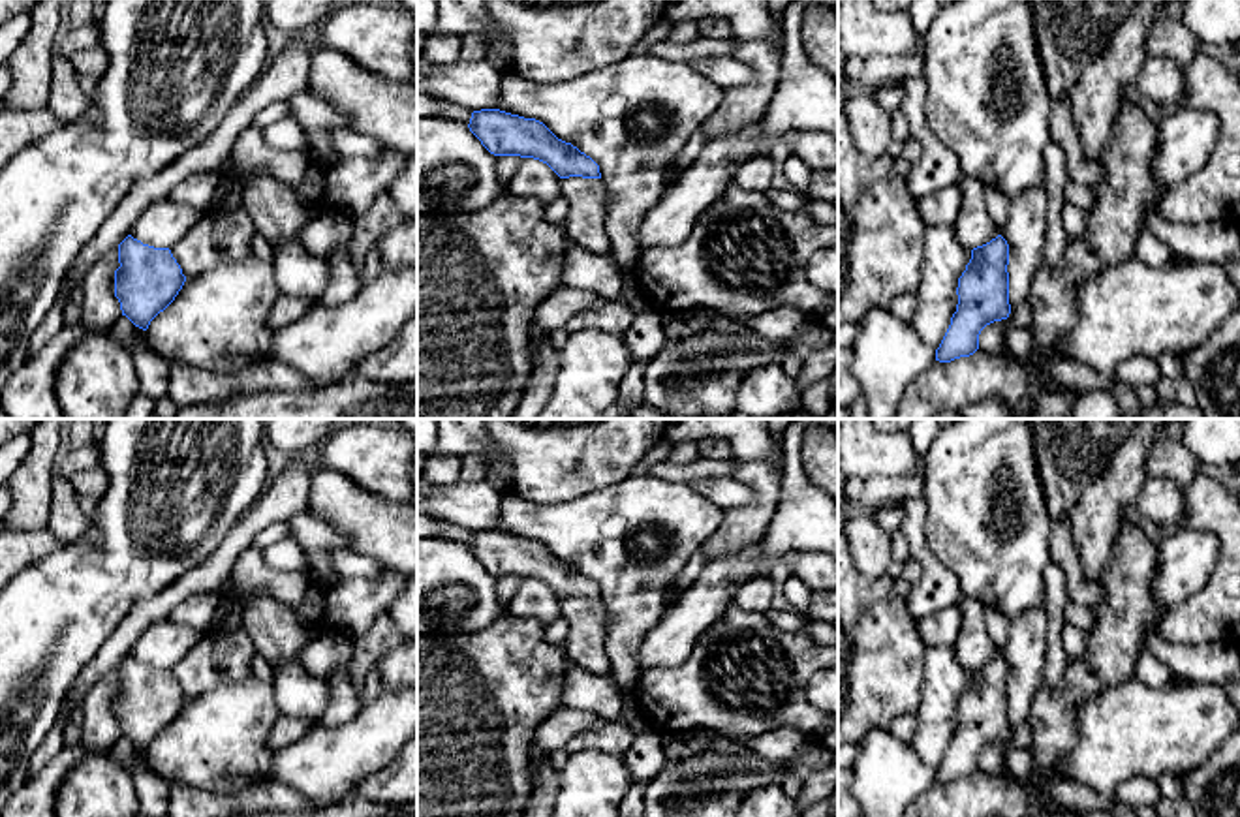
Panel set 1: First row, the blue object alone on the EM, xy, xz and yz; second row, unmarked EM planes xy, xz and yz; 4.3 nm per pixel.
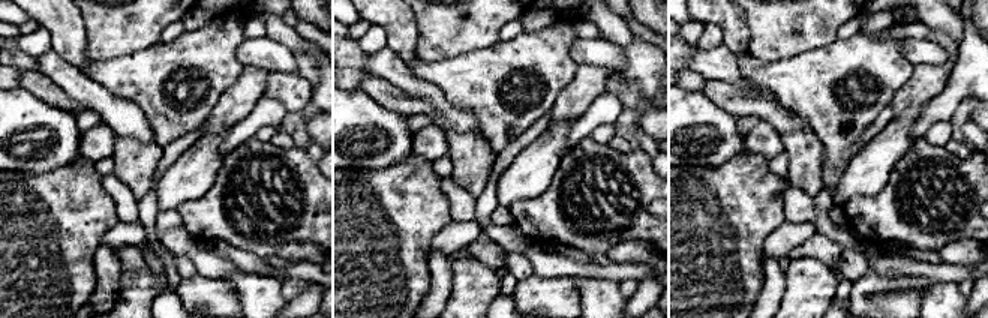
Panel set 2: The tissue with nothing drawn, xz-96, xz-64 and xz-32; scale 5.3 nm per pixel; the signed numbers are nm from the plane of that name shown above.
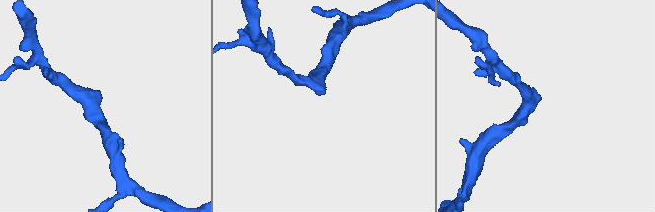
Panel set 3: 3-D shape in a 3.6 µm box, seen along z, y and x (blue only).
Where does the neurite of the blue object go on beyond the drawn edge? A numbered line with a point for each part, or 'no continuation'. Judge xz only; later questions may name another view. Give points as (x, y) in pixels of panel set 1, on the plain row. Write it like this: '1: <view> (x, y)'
1: xz (587, 641)

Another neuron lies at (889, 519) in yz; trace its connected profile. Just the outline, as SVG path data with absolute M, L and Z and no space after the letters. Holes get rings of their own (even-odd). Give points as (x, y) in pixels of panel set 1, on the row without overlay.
M889 507L889 509L879 509L876 513L872 513L876 522L887 532L892 533L894 530L898 530L902 526L904 520L904 509L898 507Z

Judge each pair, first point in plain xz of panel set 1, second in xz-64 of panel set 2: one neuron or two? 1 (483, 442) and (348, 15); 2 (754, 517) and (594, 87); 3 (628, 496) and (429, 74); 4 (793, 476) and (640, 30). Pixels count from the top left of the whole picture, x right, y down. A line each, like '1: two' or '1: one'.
1: two
2: one
3: one
4: two

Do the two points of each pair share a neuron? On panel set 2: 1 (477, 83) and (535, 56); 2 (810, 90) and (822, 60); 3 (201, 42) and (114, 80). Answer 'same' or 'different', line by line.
1: same
2: same
3: same

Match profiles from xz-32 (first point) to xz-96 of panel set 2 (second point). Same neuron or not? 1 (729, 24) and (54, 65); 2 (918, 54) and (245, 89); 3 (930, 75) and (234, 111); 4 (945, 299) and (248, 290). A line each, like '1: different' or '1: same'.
1: different
2: different
3: same
4: same

